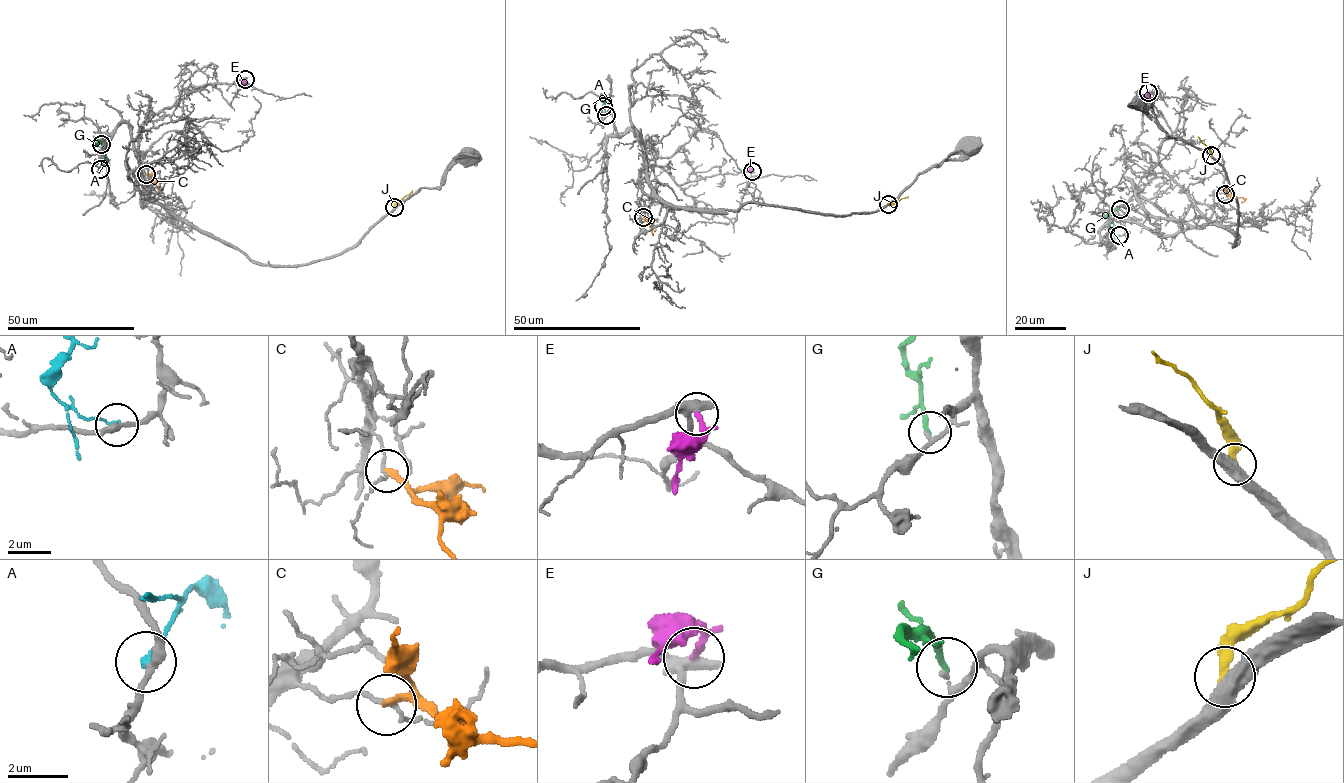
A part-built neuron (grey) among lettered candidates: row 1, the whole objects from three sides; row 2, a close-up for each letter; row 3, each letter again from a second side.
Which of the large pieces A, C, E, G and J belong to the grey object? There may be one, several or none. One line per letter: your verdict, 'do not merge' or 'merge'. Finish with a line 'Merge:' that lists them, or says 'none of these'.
A: merge
C: do not merge
E: do not merge
G: do not merge
J: do not merge
Merge: A

